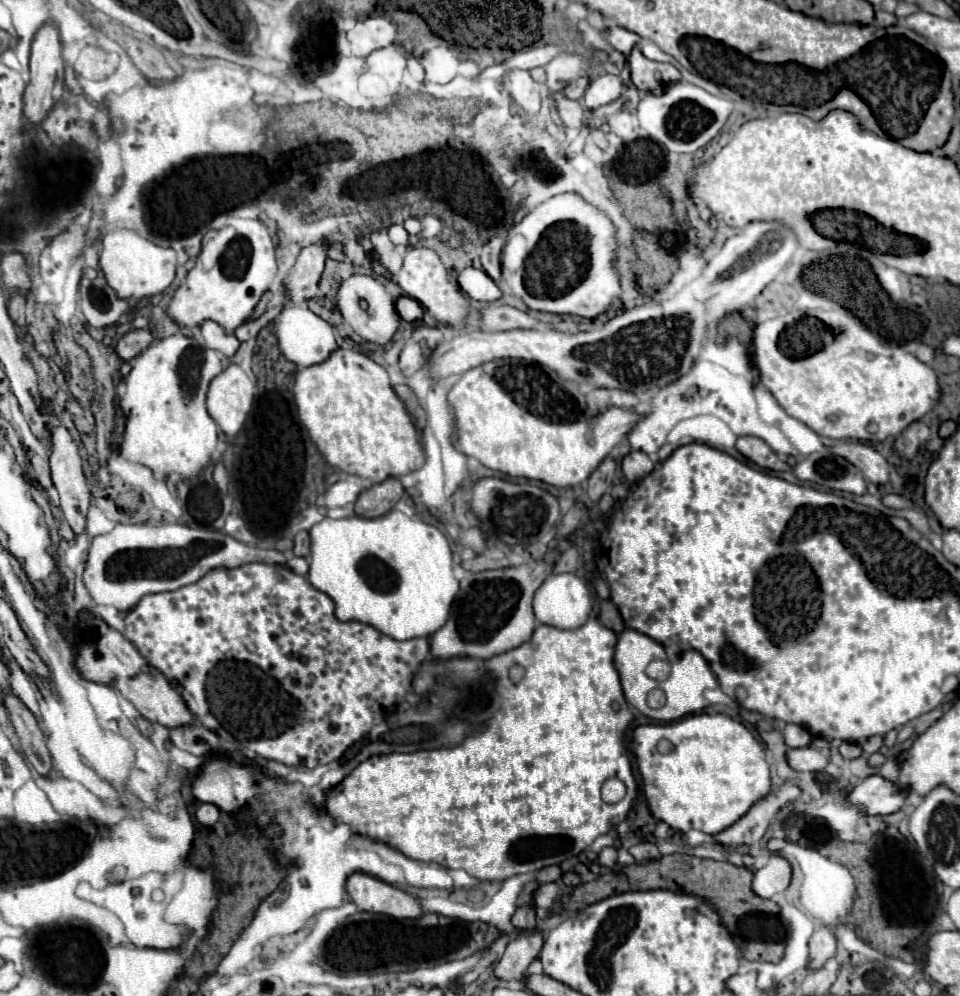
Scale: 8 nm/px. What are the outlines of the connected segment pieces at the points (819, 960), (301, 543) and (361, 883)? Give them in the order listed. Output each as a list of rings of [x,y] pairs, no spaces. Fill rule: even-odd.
[[[820,927],[814,931],[810,939],[810,969],[820,969],[828,959],[836,955],[836,939],[828,927]]]
[[[300,531],[294,537],[294,549],[292,549],[292,553],[296,557],[308,557],[308,553],[310,553],[310,539],[308,539],[306,531]]]
[[[352,873],[346,879],[346,891],[360,911],[384,913],[396,919],[416,919],[422,915],[422,907],[412,895],[366,873]]]

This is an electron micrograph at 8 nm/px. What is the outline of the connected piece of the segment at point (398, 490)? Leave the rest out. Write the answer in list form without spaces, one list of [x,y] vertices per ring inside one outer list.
[[[390,477],[382,483],[376,483],[360,493],[356,499],[356,513],[362,517],[380,517],[386,515],[404,495],[400,479]]]

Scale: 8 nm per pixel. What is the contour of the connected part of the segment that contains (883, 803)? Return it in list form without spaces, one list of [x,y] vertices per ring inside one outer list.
[[[870,775],[846,795],[846,801],[864,815],[888,815],[904,805],[904,793],[906,791],[898,789],[892,781]]]

